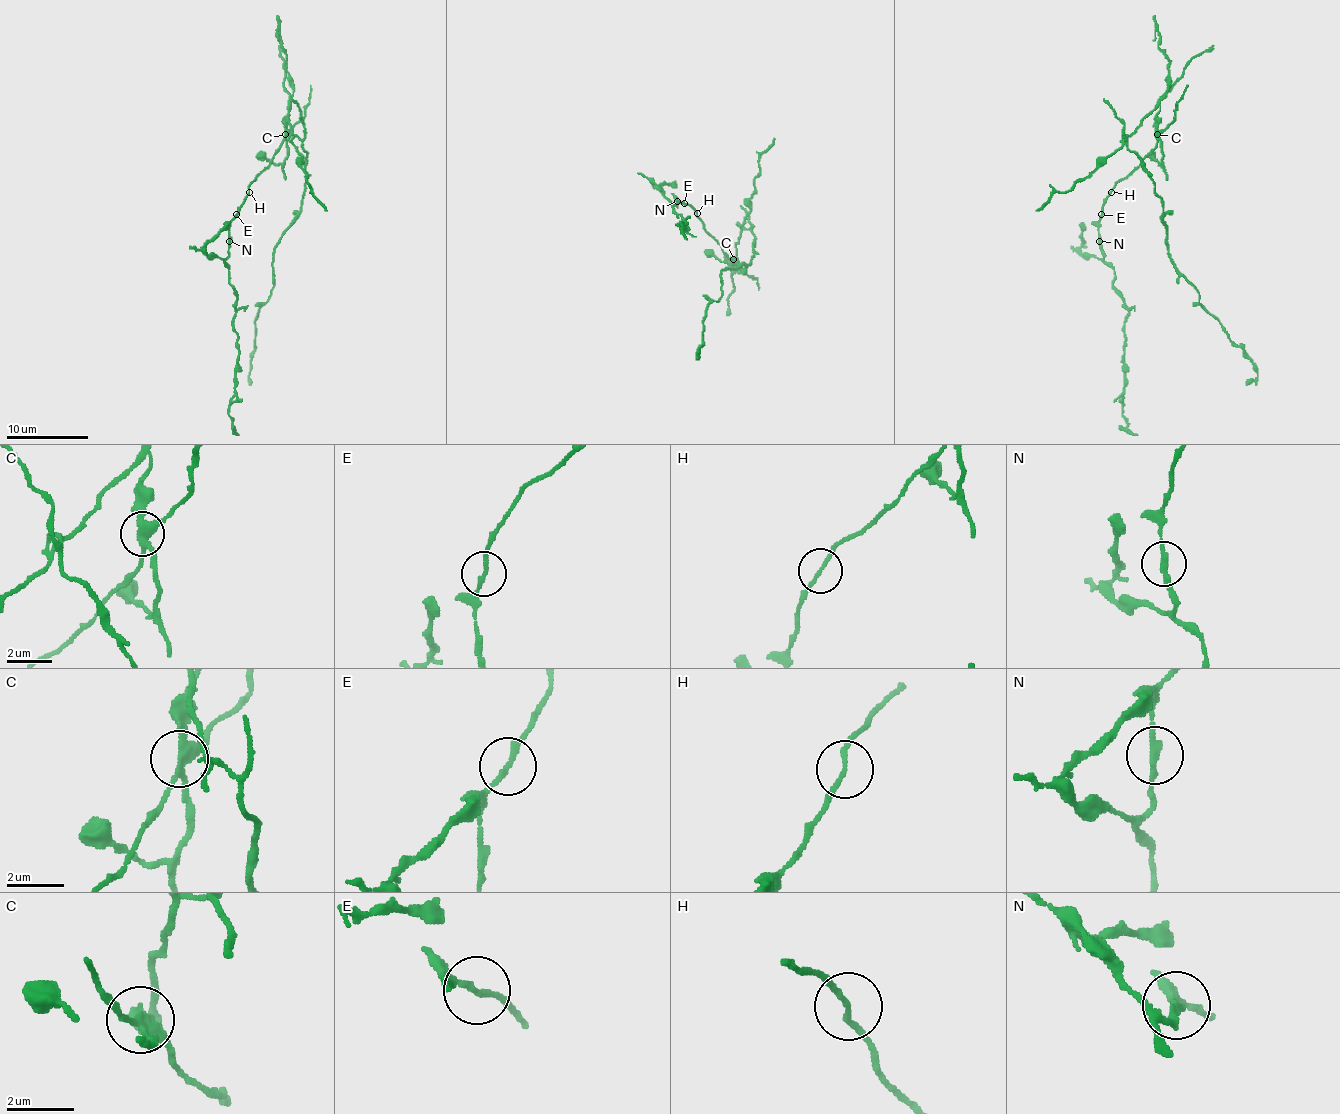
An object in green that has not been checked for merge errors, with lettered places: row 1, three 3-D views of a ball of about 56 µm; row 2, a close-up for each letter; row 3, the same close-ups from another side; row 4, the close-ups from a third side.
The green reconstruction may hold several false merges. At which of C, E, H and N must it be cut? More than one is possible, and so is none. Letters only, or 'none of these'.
C, N

